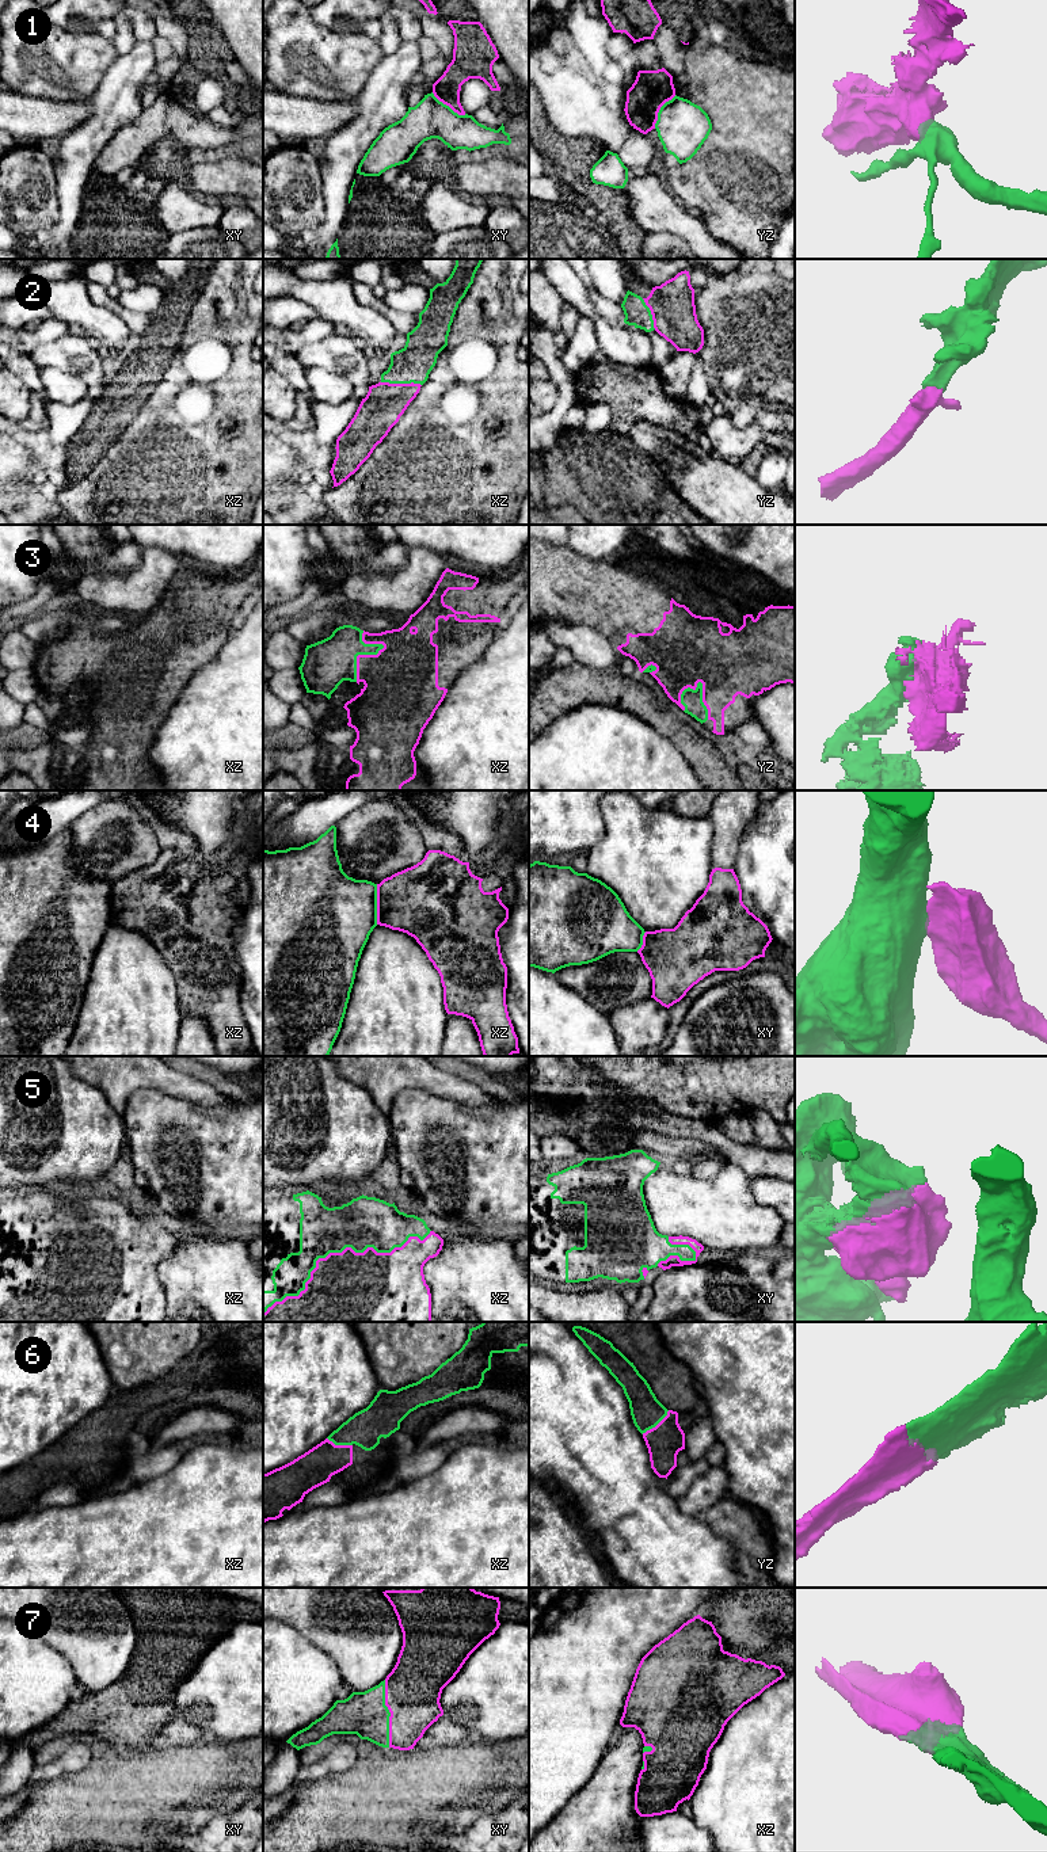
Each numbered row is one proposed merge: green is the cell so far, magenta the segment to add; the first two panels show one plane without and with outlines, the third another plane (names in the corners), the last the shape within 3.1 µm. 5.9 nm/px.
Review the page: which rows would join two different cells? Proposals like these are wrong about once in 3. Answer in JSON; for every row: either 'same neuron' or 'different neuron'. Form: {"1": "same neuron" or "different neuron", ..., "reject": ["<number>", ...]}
{"1": "different neuron", "2": "same neuron", "3": "same neuron", "4": "different neuron", "5": "same neuron", "6": "same neuron", "7": "same neuron", "reject": ["1", "4"]}

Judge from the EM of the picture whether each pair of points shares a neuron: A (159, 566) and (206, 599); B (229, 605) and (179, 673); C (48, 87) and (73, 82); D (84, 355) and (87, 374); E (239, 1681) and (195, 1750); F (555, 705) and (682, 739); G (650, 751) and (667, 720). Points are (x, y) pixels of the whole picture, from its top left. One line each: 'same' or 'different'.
A: different
B: same
C: same
D: same
E: different
F: same
G: different

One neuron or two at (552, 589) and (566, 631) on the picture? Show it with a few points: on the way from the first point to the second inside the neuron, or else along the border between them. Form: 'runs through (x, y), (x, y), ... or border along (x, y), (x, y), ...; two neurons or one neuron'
border along (543, 621), (563, 618), (593, 627); two neurons

